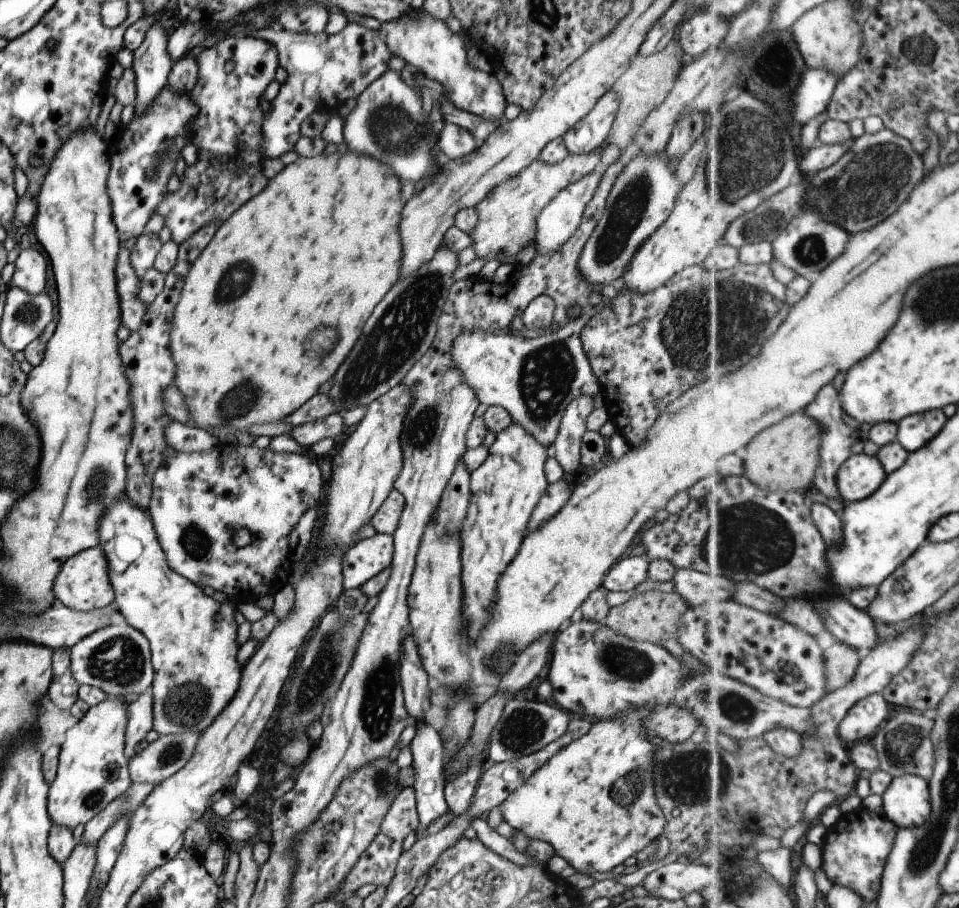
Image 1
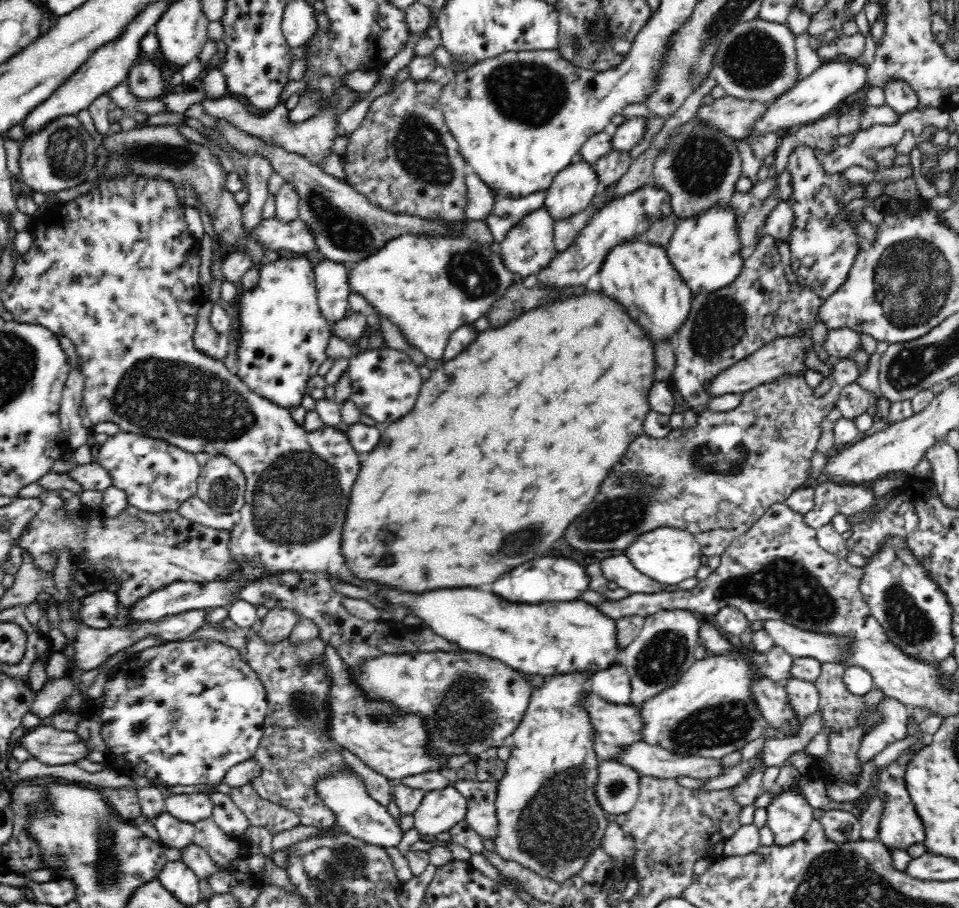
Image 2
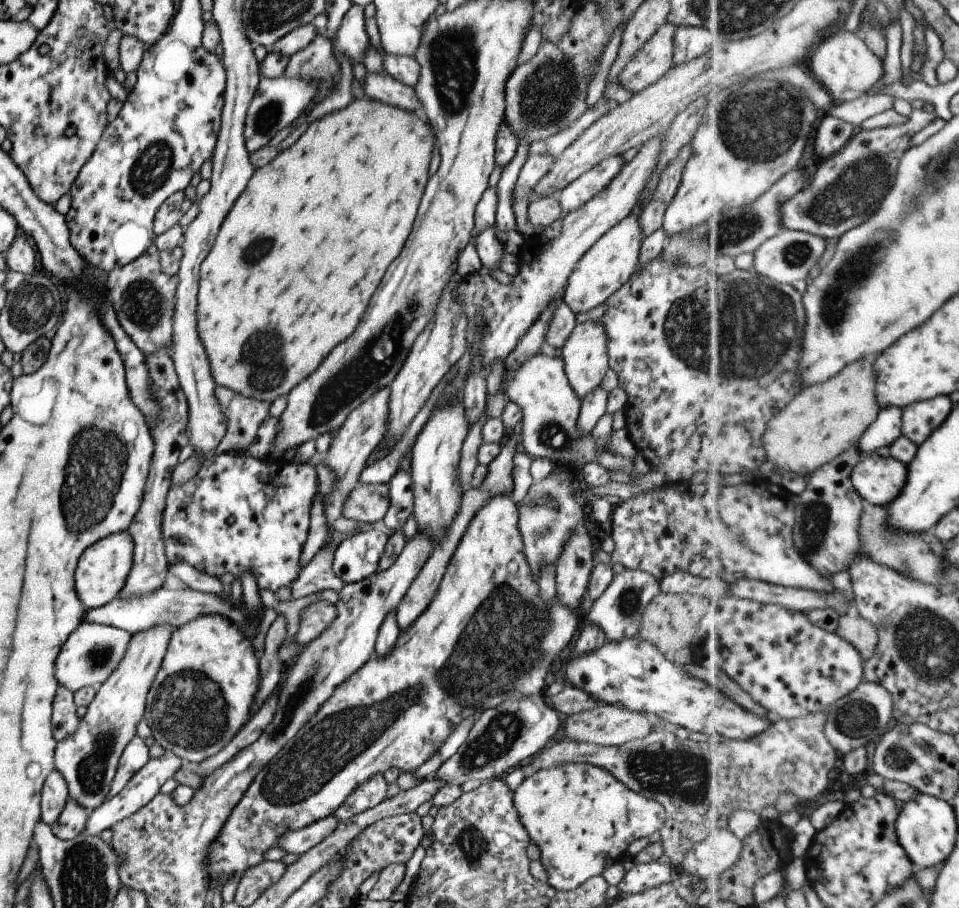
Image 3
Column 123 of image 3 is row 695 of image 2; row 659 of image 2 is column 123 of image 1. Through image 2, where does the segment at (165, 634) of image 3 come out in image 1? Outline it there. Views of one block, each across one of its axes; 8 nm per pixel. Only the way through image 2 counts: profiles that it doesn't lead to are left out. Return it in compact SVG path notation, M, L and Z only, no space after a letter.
M106 697L100 704L90 707L77 724L67 730L64 742L60 745L55 779L48 786L46 812L50 826L63 826L73 829L78 824L86 824L105 809L115 798L123 795L131 786L128 778L128 758L123 753L126 728L126 704L116 697Z

